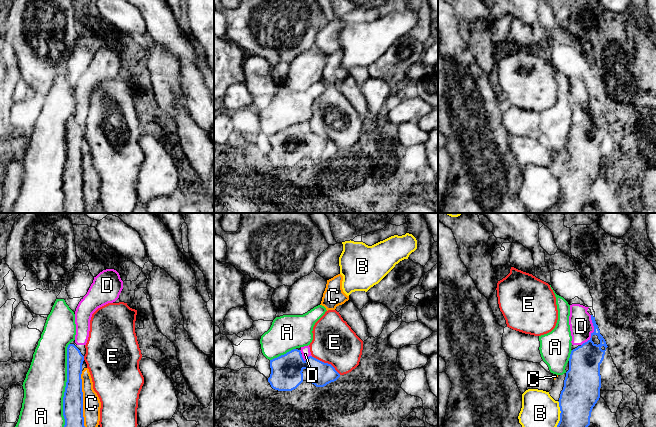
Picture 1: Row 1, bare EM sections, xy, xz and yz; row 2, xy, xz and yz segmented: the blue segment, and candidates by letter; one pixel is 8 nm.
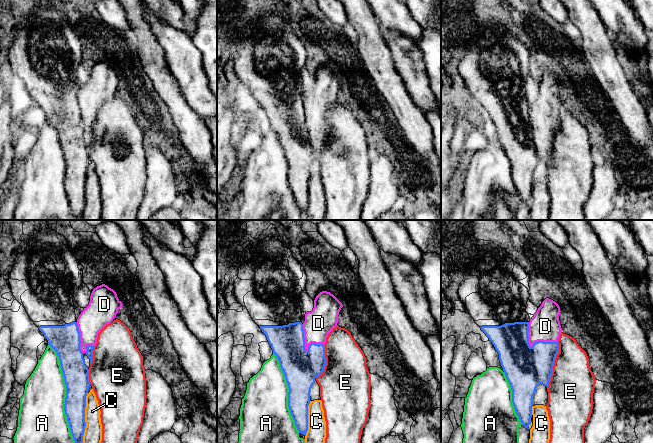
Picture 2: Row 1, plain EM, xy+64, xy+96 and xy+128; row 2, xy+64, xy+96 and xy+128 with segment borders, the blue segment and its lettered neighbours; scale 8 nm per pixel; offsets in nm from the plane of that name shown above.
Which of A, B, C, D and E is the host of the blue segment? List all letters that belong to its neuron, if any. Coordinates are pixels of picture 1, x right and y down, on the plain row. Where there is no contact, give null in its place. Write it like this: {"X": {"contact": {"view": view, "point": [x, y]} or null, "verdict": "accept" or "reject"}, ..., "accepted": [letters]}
{"A": {"contact": {"view": "xy", "point": [65, 166]}, "verdict": "reject"}, "B": {"contact": {"view": "yz", "point": [559, 197]}, "verdict": "reject"}, "C": {"contact": {"view": "xy", "point": [82, 180]}, "verdict": "reject"}, "D": {"contact": {"view": "yz", "point": [594, 107]}, "verdict": "accept"}, "E": {"contact": {"view": "xz", "point": [326, 139]}, "verdict": "reject"}, "accepted": ["D"]}

